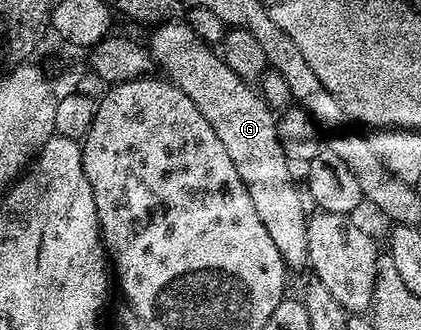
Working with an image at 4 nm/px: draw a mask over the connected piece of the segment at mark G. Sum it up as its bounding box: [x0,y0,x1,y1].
[148,23,308,269]

